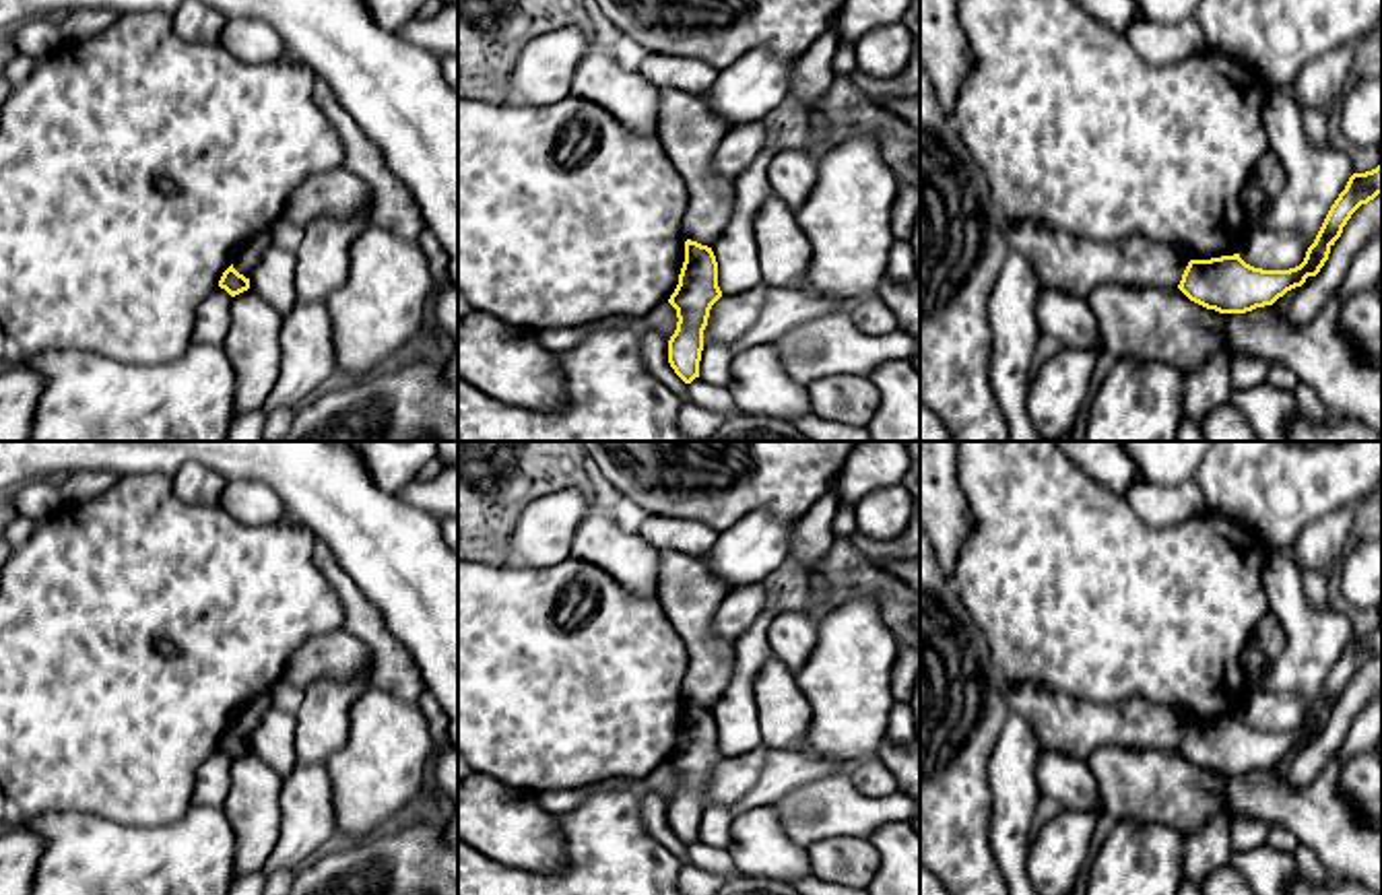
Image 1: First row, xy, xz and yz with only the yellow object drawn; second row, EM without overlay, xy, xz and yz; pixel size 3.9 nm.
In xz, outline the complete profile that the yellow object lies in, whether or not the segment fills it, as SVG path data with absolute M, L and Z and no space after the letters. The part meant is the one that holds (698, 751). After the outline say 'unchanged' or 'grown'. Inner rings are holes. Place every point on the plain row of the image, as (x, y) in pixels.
M687 701L679 747L668 761L679 780L668 802L668 825L685 846L699 839L703 792L710 771L720 759L718 724L712 709Z | unchanged

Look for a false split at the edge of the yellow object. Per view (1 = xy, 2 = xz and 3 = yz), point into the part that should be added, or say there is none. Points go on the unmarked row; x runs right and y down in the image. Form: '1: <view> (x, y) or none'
1: none
2: none
3: none

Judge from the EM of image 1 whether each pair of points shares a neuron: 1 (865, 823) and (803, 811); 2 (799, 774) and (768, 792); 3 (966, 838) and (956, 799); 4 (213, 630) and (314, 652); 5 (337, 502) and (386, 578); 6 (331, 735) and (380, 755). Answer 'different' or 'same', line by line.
1: same
2: same
3: same
4: different
5: same
6: different

